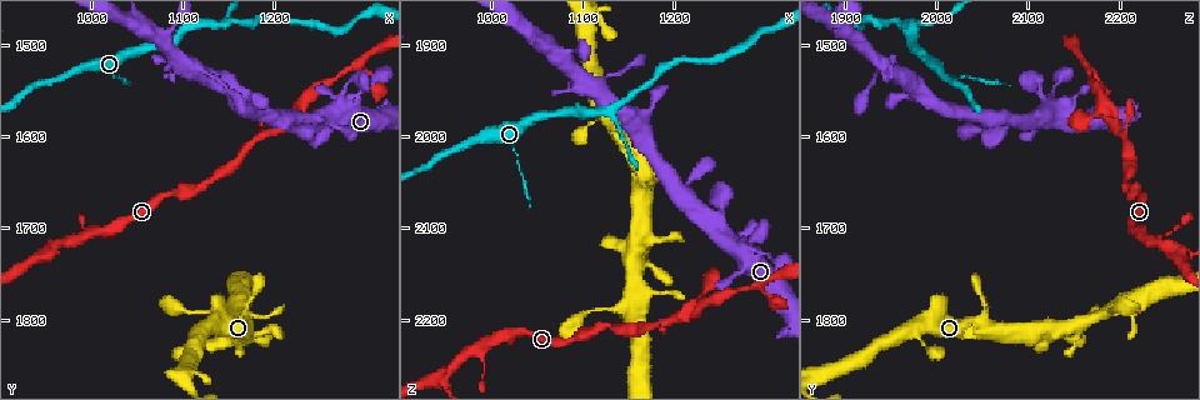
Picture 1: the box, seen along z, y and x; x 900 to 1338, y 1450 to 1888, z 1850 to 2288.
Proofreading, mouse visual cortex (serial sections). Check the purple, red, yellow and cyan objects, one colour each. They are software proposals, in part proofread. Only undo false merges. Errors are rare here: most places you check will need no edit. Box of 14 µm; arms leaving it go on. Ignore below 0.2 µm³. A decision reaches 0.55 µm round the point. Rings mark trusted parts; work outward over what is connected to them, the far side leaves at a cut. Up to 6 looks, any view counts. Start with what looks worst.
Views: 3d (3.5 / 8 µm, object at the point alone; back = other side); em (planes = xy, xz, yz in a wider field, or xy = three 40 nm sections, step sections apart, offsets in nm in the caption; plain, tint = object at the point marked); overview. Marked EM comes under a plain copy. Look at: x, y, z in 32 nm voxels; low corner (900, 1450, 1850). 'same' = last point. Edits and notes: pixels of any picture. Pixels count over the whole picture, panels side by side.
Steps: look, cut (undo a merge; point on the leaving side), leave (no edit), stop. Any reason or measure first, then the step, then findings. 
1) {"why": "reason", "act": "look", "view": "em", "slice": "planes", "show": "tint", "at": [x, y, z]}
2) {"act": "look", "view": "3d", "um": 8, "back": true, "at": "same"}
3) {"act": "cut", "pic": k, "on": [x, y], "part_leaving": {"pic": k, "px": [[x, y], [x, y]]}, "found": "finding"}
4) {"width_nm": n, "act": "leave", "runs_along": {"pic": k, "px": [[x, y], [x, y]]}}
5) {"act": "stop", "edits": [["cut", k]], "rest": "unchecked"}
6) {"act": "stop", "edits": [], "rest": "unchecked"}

{"why": "two arms in line, one across", "act": "look", "view": "3d", "um": 8, "at": [950, 1730, 2260]}

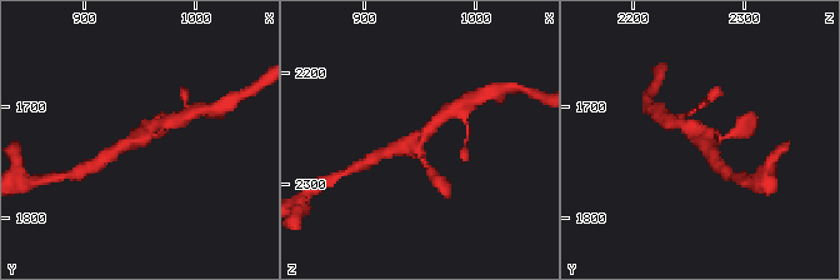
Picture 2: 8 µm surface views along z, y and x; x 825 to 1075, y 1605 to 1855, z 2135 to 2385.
{"arms": 3, "arm_widths_nm": [150, 350, 400], "why": "need the tissue", "act": "look", "view": "em", "slice": "planes", "show": "tint", "at": [948, 1732, 2260]}

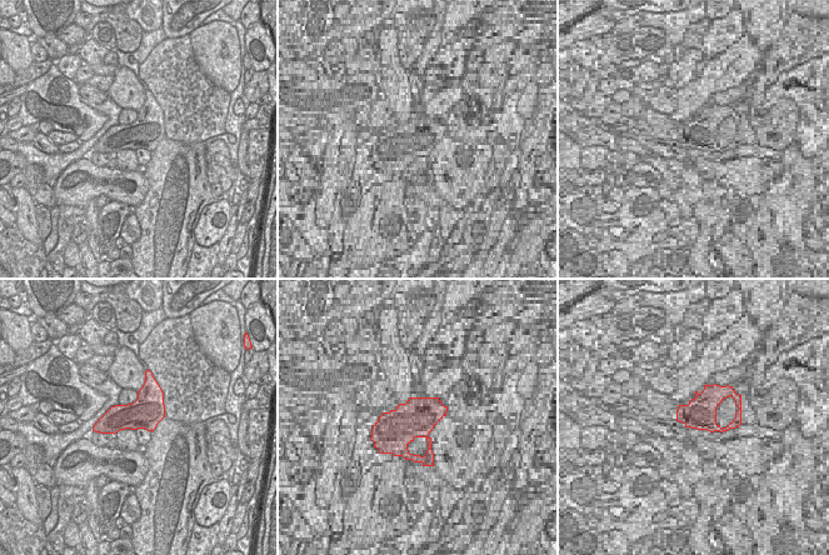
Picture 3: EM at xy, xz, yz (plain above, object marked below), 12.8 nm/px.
{"act": "leave", "runs_along": {"pic": 2, "px": [[441, 118], [420, 140], [388, 151]]}, "found": "continuous, no second cell"}

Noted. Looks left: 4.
{"why": "a narrow waist", "act": "look", "view": "3d", "um": 3.5, "at": [1090, 1665, 2225]}

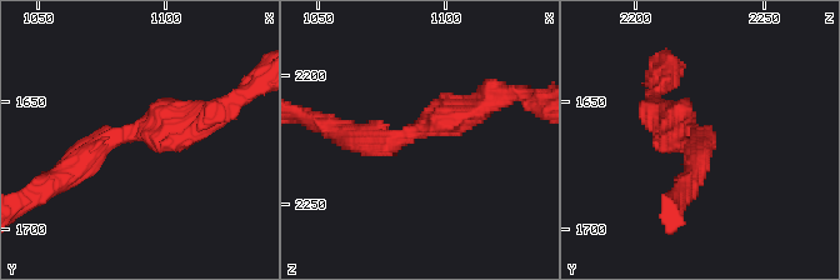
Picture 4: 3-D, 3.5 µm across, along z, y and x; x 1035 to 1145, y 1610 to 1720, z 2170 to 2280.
{"arm_widths_nm": [300, 400], "why": "need the tissue", "act": "look", "view": "em", "slice": "xy", "step": 1, "show": "tint", "at": [1087, 1663, 2223]}

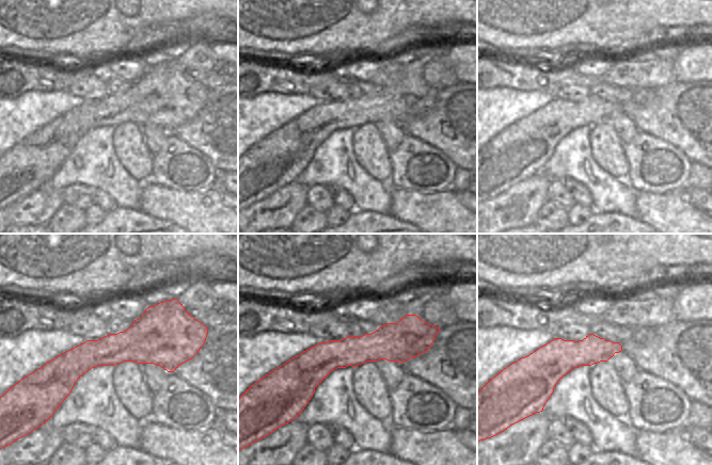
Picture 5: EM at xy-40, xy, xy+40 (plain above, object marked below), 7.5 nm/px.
{"why": "cut it another way", "act": "look", "view": "em", "slice": "xy", "step": 3, "show": "tint", "at": "same"}

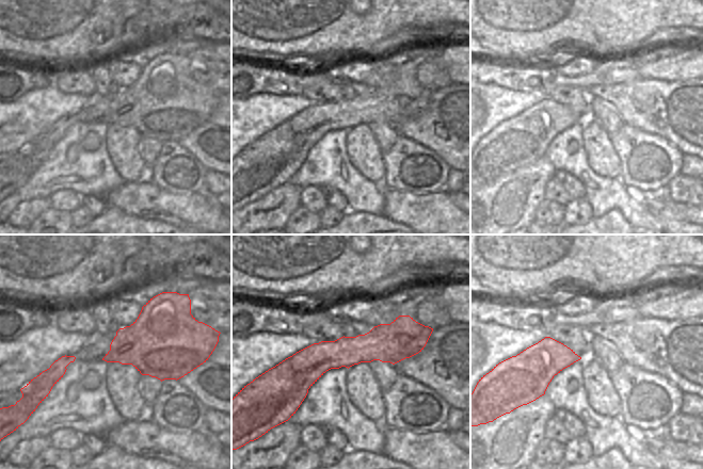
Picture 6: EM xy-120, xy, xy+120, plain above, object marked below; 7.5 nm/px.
{"act": "leave", "runs_along": {"pic": 4, "px": [[63, 175], [111, 136], [204, 121]]}, "found": "continuous, no second cell"}

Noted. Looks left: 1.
{"act": "stop", "edits": [], "rest": "unchecked"}

